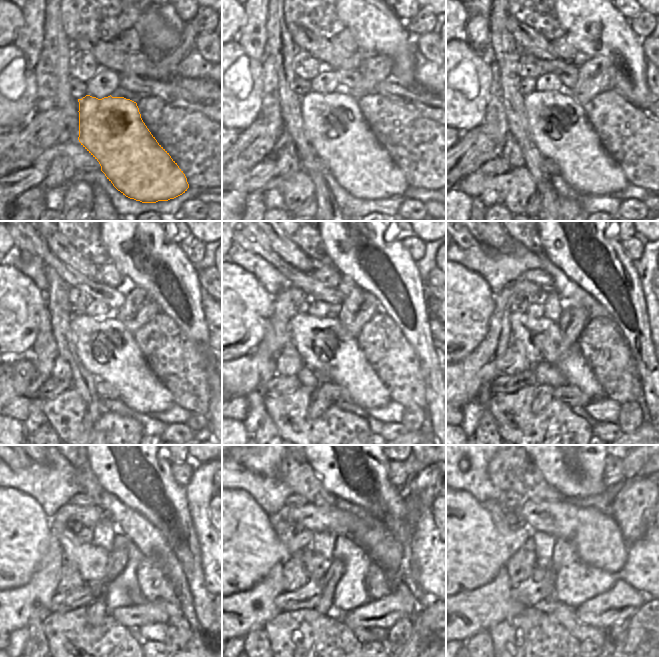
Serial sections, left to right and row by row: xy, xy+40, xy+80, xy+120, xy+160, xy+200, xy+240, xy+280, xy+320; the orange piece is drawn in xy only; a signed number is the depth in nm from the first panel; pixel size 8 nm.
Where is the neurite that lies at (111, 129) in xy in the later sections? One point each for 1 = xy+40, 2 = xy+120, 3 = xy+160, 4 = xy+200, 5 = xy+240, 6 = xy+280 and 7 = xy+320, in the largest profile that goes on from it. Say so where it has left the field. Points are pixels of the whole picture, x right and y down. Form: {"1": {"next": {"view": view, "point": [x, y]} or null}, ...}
{"1": {"next": {"view": "xy+40", "point": [334, 124]}}, "2": {"next": {"view": "xy+120", "point": [107, 350]}}, "3": {"next": {"view": "xy+160", "point": [326, 347]}}, "4": {"next": {"view": "xy+200", "point": [541, 339]}}, "5": {"next": {"view": "xy+240", "point": [91, 561]}}, "6": {"next": {"view": "xy+280", "point": [316, 565]}}, "7": {"next": {"view": "xy+320", "point": [493, 508]}}}

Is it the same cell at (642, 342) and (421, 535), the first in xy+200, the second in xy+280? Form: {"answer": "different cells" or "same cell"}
{"answer": "different cells"}

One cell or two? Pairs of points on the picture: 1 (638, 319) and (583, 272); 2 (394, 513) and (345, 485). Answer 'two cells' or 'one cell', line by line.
1: one cell
2: one cell

